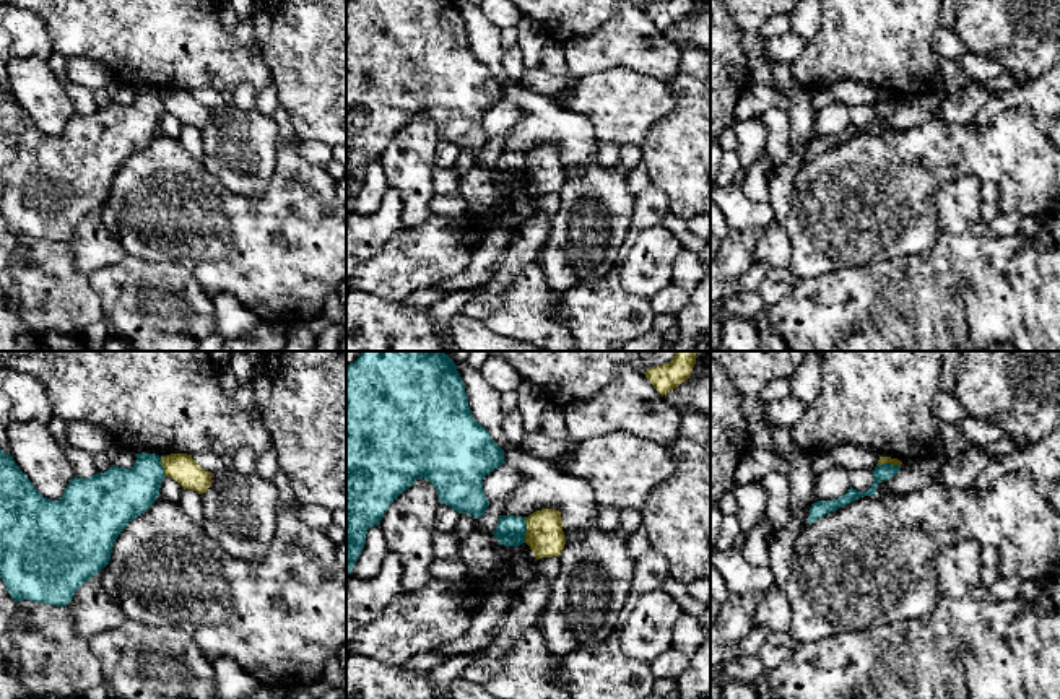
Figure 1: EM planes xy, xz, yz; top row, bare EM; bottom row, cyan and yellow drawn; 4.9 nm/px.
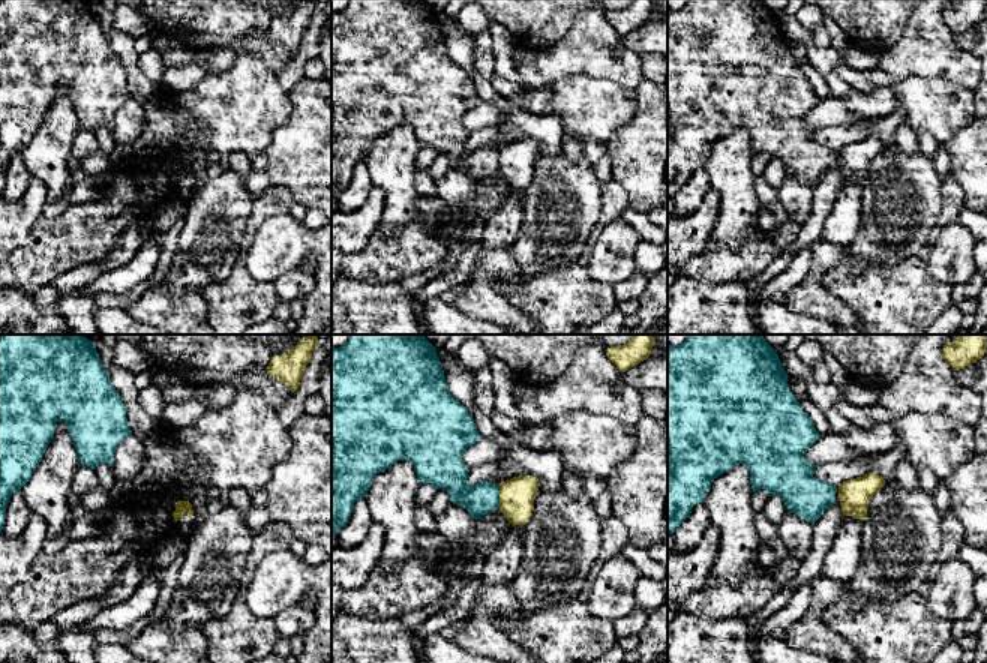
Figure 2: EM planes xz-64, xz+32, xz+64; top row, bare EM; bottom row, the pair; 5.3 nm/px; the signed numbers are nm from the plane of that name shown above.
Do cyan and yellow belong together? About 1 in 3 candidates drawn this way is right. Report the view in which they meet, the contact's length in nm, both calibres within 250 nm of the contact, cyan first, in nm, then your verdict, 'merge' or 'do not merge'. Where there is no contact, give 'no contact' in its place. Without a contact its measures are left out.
meets cyan in xz; contact 130 nm long; 140 nm thick on the cyan side, 190 nm on the other; do not merge

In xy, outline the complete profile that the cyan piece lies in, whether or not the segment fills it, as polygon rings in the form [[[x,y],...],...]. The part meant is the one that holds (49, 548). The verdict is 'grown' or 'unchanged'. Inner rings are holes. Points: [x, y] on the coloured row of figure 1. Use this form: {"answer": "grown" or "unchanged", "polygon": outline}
{"answer": "unchanged", "polygon": [[[0,449],[0,579],[11,598],[67,606],[75,592],[109,564],[114,541],[154,504],[164,478],[159,455],[137,454],[132,468],[112,465],[85,480],[75,476],[62,497],[50,501]]]}

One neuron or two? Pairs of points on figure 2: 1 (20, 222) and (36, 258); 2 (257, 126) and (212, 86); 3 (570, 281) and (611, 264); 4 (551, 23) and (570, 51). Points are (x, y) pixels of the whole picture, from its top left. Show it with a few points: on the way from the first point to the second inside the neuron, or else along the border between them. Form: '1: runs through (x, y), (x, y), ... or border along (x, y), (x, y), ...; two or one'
1: border along (42, 216), (35, 222), (29, 237), (15, 249); two
2: runs through (246, 116), (222, 96); one
3: border along (599, 239), (588, 260), (588, 275), (612, 287); two
4: border along (578, 15), (572, 27), (557, 42), (533, 54); two

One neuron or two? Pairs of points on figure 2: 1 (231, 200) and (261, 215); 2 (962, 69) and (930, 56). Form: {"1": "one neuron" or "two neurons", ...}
{"1": "two neurons", "2": "one neuron"}

